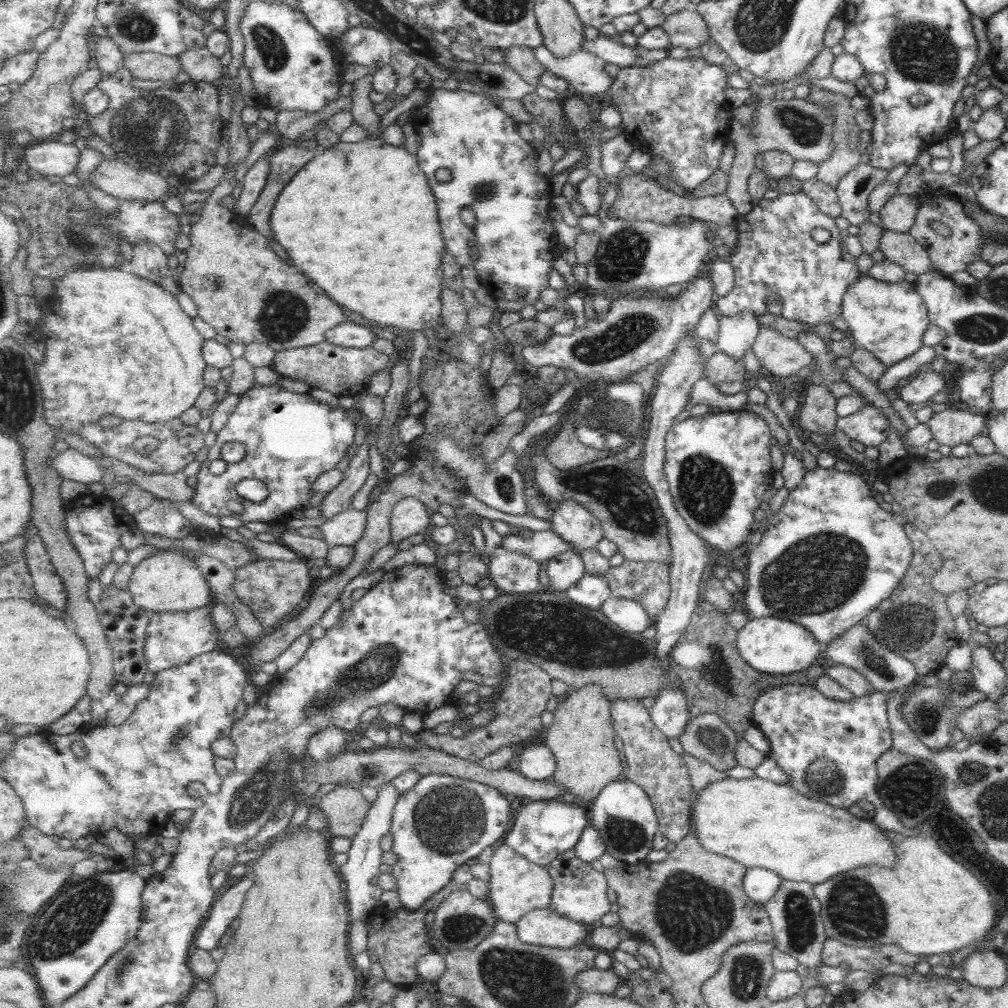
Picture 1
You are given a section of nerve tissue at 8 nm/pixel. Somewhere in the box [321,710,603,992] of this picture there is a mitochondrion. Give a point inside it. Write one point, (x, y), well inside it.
(450, 818)

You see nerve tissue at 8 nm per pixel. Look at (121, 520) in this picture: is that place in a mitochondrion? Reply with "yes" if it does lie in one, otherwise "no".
no

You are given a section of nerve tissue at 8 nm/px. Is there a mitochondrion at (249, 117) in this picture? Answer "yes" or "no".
no

